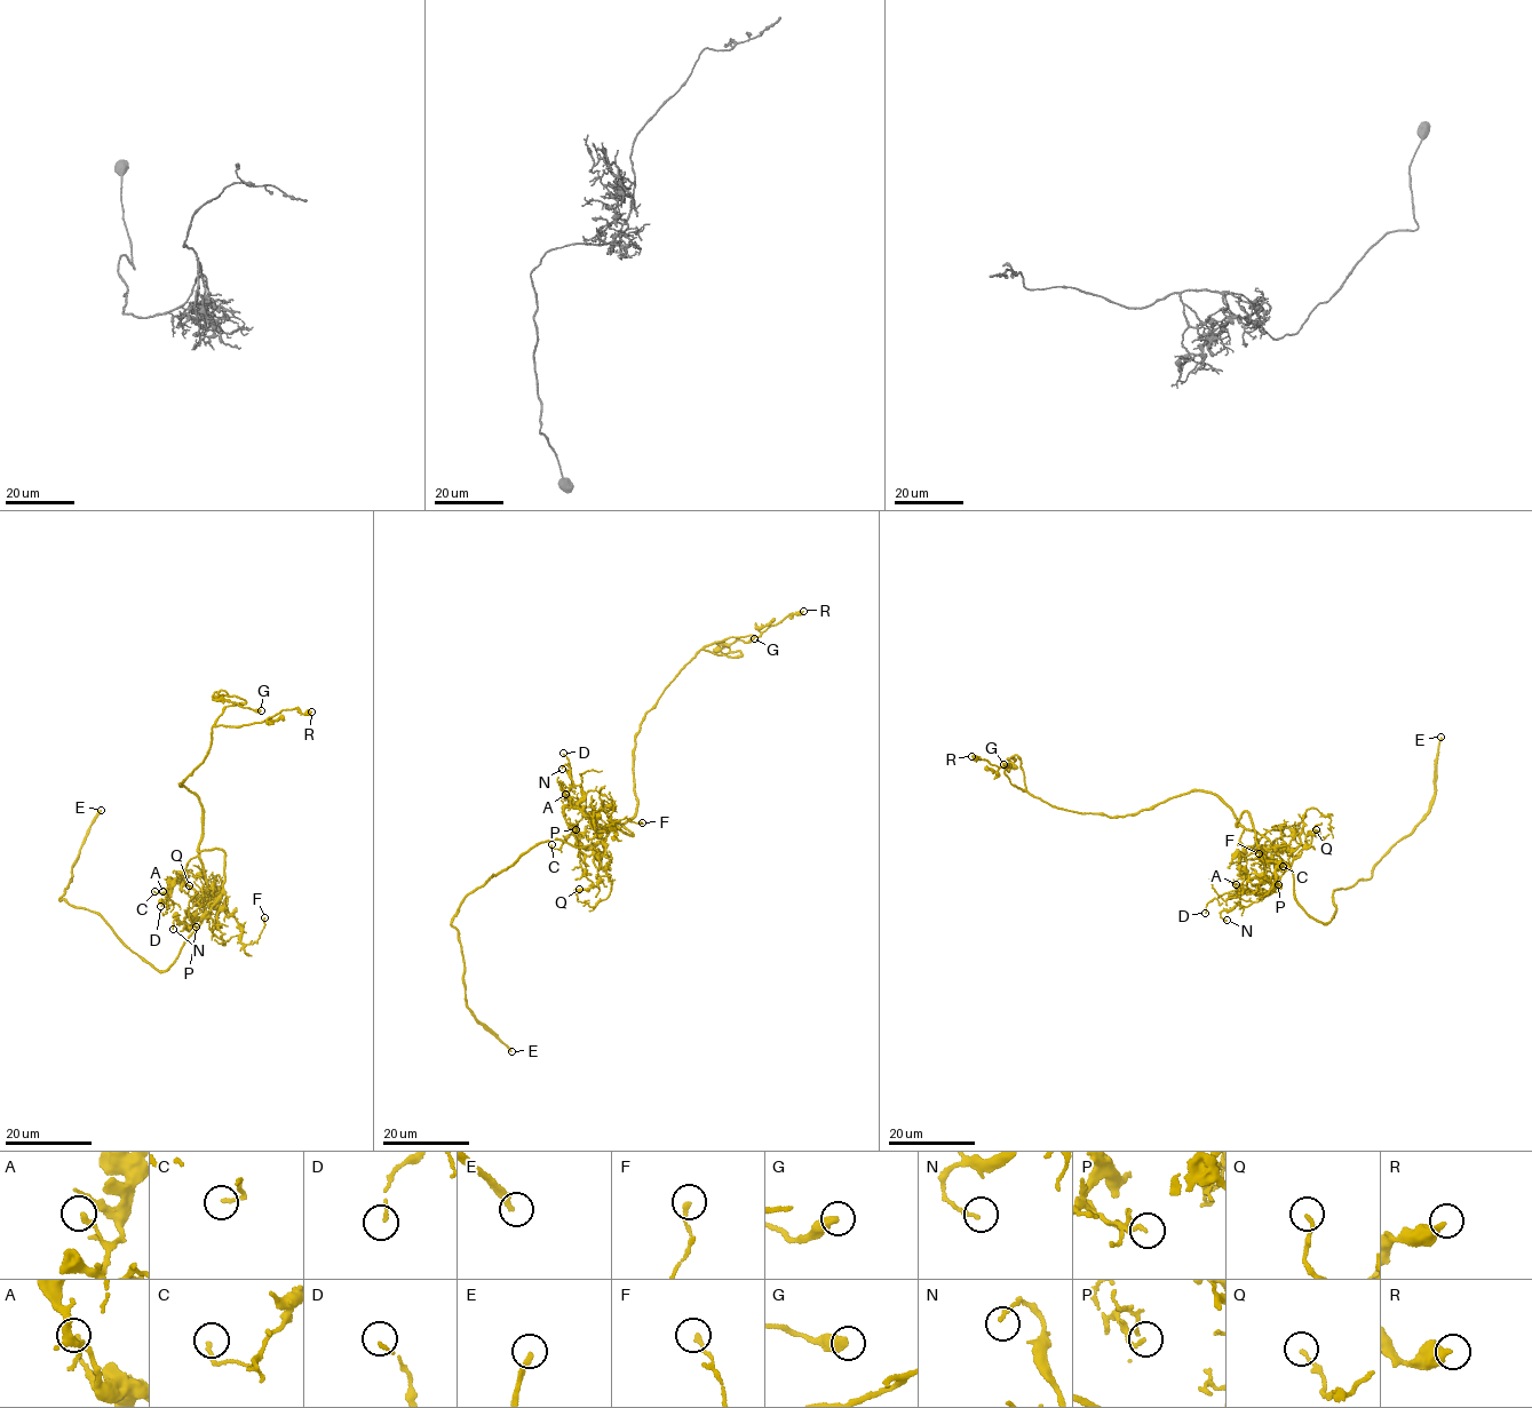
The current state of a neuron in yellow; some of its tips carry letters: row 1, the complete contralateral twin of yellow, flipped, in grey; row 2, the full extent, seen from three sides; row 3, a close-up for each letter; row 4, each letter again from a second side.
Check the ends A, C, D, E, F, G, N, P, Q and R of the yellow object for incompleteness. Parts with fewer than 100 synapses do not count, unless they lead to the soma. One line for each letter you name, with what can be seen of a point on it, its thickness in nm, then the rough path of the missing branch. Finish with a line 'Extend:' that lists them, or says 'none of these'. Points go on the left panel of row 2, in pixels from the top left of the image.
E: (101, 810) | 240 nm | (101, 810), (114, 803), (131, 802)
Extend: E

